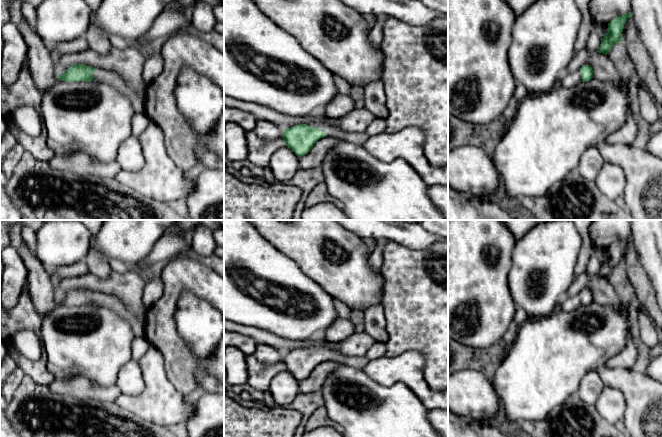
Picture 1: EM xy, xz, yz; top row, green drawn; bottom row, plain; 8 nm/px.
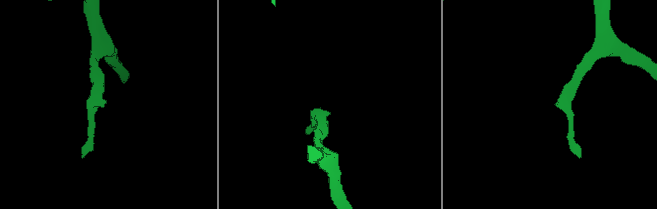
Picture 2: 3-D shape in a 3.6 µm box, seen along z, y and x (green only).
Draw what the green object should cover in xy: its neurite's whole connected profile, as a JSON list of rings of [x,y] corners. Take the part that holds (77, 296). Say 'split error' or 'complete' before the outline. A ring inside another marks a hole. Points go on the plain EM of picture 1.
split error; [[[73,288],[58,300],[58,304],[64,306],[86,305],[111,309],[131,325],[135,338],[144,337],[145,335],[146,311],[142,317],[138,317],[127,308],[122,300],[115,296],[105,296],[103,293],[93,292],[85,288]]]

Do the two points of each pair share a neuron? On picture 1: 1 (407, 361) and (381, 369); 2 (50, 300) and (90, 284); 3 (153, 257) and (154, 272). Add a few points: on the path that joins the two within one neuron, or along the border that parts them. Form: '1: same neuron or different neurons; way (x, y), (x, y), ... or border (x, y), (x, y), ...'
1: same neuron; way (401, 367), (399, 369), (387, 369)
2: different neurons; border (54, 284), (58, 299)
3: different neurons; border (159, 265), (147, 266), (141, 272)

